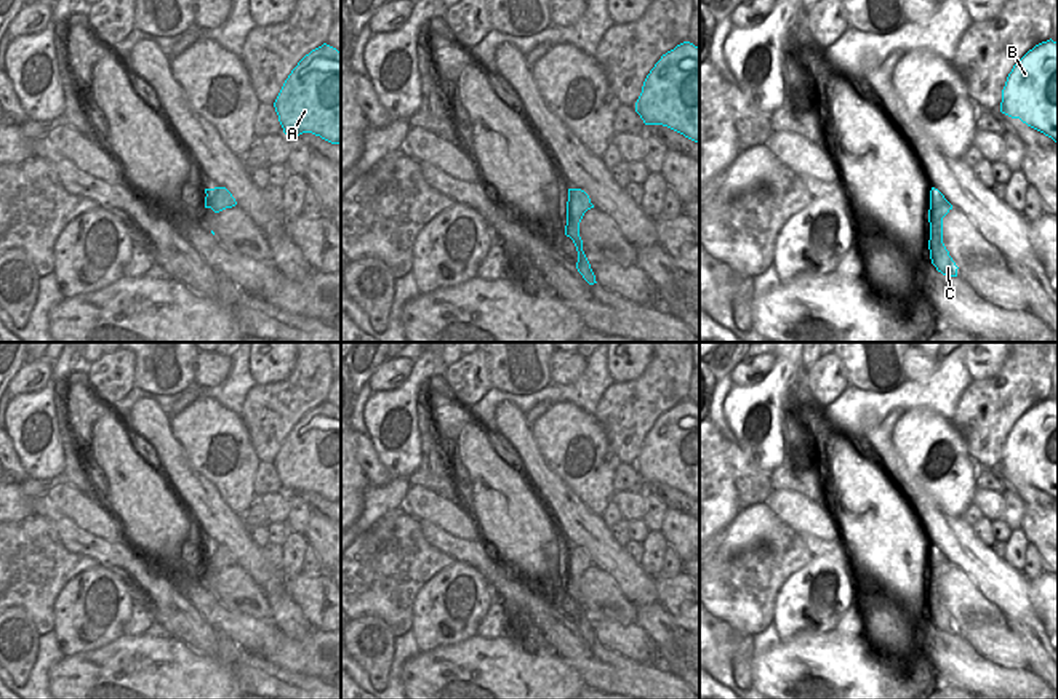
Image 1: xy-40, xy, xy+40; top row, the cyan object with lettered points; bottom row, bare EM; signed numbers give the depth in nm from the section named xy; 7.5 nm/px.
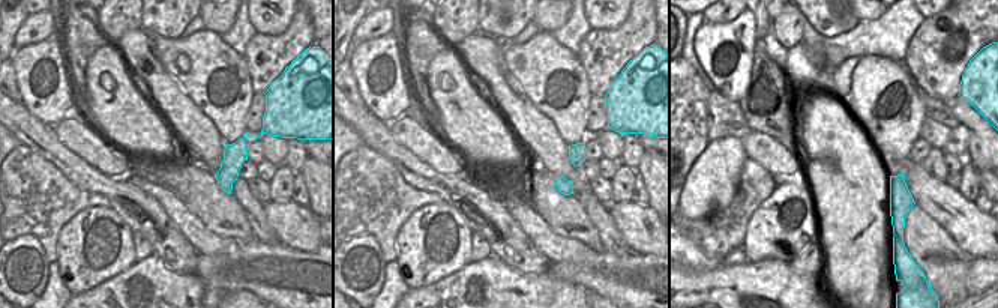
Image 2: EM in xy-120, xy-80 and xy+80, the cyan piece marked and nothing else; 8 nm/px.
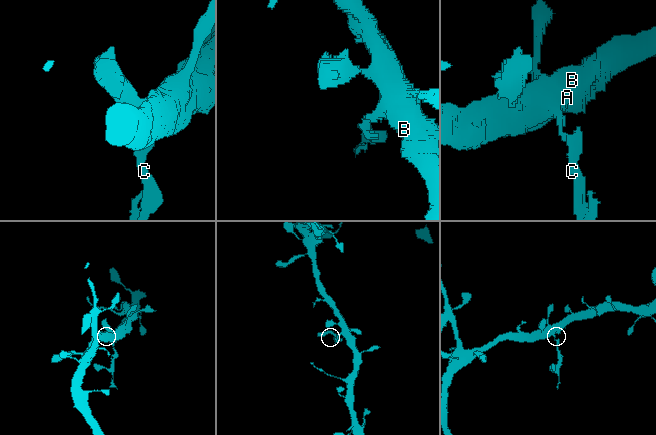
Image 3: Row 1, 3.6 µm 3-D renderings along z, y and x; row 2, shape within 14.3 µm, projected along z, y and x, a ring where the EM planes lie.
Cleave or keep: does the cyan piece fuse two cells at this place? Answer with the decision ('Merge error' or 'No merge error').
Merge error.

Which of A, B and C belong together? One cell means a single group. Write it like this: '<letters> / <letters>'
A B / C

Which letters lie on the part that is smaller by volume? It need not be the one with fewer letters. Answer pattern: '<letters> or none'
C

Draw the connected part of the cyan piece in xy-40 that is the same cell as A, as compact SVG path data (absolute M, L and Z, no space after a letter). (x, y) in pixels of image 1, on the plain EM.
M323 401L285 438L275 461L287 494L312 491L341 502L341 409Z

